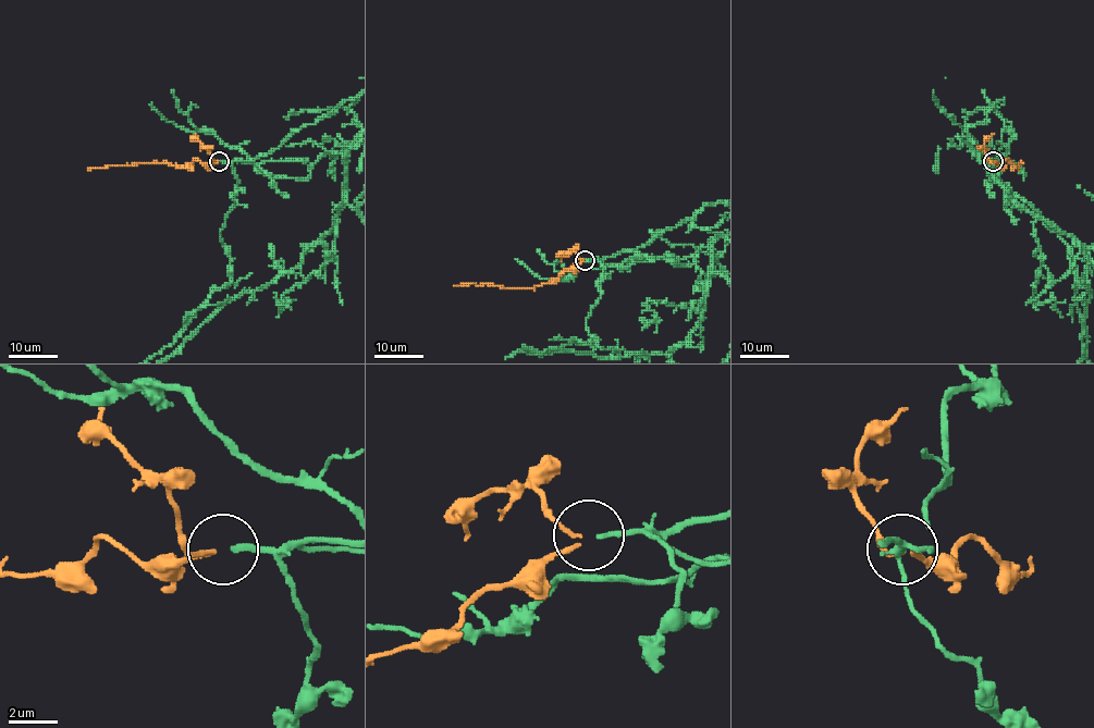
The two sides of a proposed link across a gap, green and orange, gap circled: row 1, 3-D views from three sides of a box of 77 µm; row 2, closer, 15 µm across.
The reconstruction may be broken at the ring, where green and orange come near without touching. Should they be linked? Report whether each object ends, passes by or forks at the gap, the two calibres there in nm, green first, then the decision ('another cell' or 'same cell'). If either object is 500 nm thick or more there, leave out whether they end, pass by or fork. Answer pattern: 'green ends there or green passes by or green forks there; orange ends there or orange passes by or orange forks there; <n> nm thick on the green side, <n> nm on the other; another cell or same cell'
green ends there; orange passes by; 220 nm thick on the green side, 150 nm on the other; same cell

